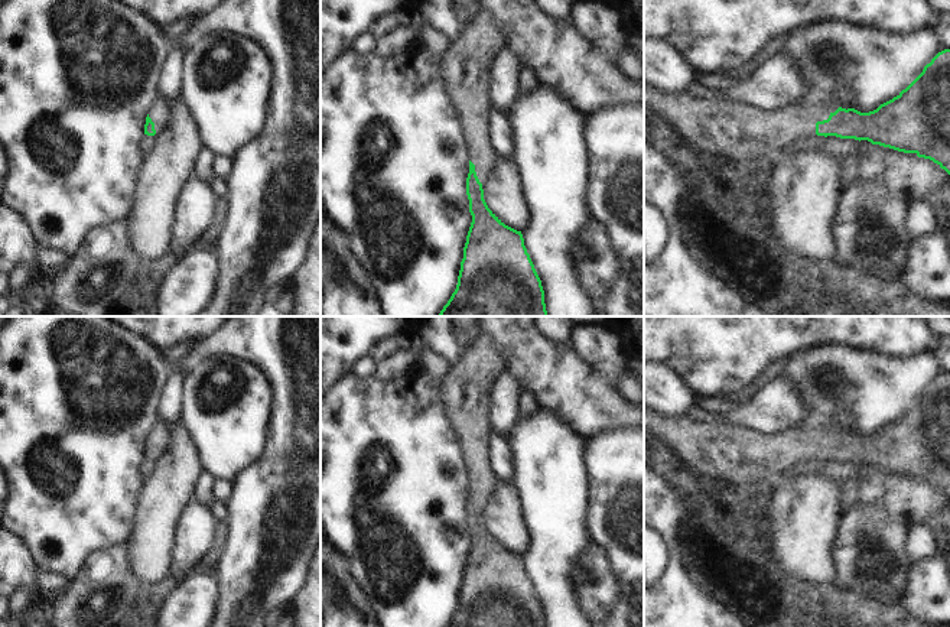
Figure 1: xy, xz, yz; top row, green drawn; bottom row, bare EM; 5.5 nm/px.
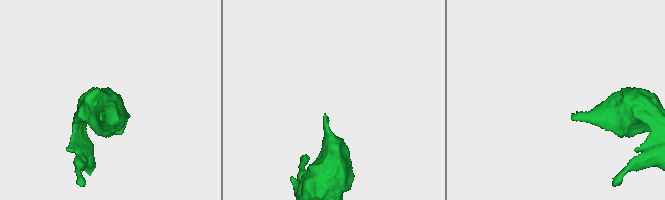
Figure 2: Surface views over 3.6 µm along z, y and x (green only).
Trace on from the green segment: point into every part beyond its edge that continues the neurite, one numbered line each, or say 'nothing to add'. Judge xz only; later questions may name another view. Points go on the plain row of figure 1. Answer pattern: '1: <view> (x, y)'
1: xz (465, 389).

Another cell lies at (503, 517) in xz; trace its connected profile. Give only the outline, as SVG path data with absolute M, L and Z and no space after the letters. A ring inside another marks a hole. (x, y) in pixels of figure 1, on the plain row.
M498 481L482 513L488 532L501 546L517 555L527 550L530 539L521 514L521 501L510 481Z

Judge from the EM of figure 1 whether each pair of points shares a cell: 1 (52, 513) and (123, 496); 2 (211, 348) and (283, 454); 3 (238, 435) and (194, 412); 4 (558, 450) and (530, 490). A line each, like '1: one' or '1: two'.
1: one
2: one
3: one
4: one

